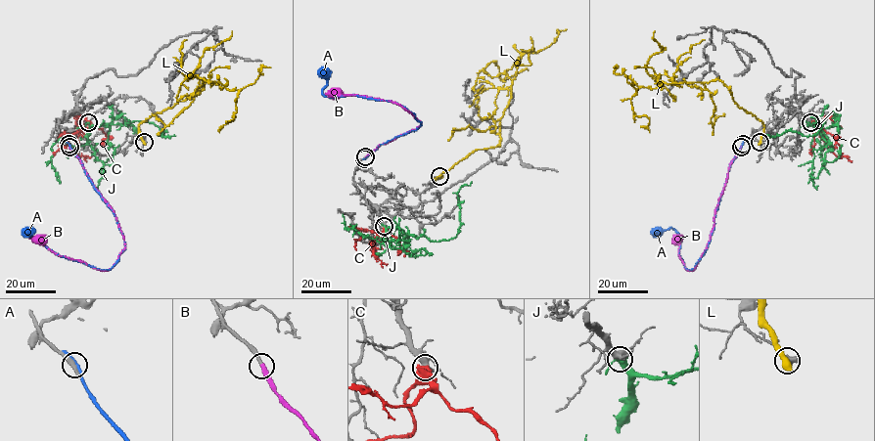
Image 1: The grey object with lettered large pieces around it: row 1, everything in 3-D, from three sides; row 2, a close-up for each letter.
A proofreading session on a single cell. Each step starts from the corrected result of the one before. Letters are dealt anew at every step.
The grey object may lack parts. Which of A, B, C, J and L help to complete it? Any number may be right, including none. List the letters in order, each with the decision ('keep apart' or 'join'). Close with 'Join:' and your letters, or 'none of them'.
A: keep apart
B: join
C: keep apart
J: join
L: keep apart
Join: B, J

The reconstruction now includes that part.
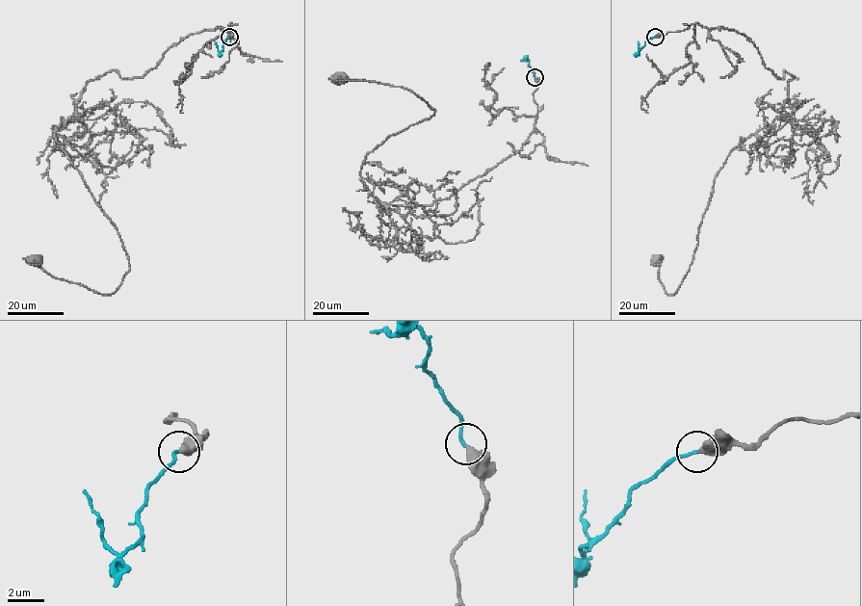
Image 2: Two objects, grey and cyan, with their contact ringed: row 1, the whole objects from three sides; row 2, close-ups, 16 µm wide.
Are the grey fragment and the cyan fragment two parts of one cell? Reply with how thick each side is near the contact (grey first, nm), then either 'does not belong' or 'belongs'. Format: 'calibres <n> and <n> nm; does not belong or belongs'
calibres 440 and 170 nm; belongs

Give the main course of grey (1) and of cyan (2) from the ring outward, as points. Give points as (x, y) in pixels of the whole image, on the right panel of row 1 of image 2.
1: (656, 37), (698, 23), (733, 29), (777, 77), (793, 78), (782, 113), (715, 177), (673, 294), (656, 259)
2: (656, 37), (639, 51), (639, 41)

